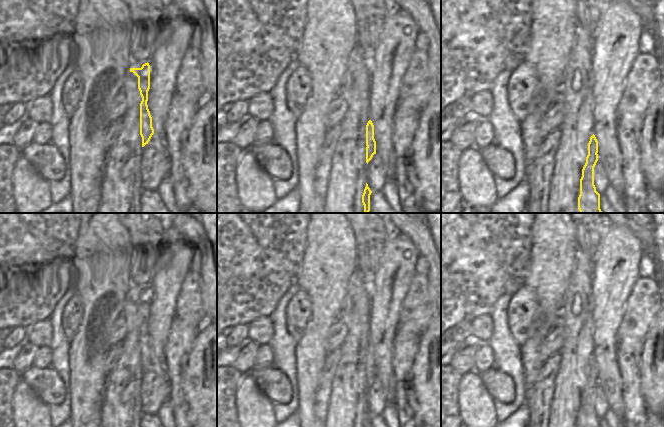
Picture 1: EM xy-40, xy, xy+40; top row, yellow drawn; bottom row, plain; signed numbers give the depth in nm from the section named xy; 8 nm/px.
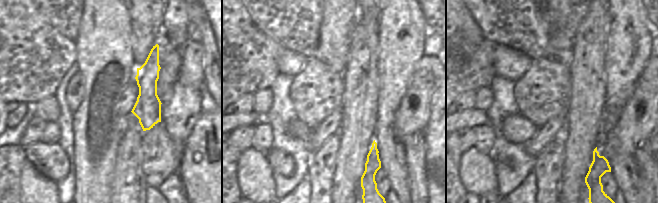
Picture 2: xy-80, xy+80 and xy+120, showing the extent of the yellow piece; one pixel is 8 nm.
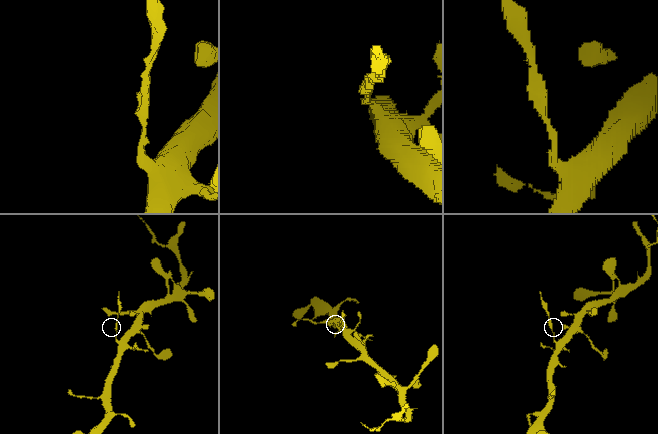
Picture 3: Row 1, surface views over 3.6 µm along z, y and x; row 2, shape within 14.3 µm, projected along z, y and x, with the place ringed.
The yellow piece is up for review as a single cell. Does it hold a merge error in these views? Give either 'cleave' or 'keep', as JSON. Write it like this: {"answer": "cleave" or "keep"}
{"answer": "cleave"}

